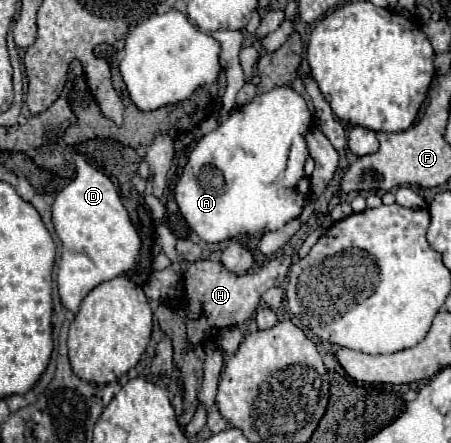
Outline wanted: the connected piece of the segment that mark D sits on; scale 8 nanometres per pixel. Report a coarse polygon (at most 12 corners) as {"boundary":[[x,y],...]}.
{"boundary":[[80,154],[52,204],[60,300],[136,266],[142,240],[114,182]]}

